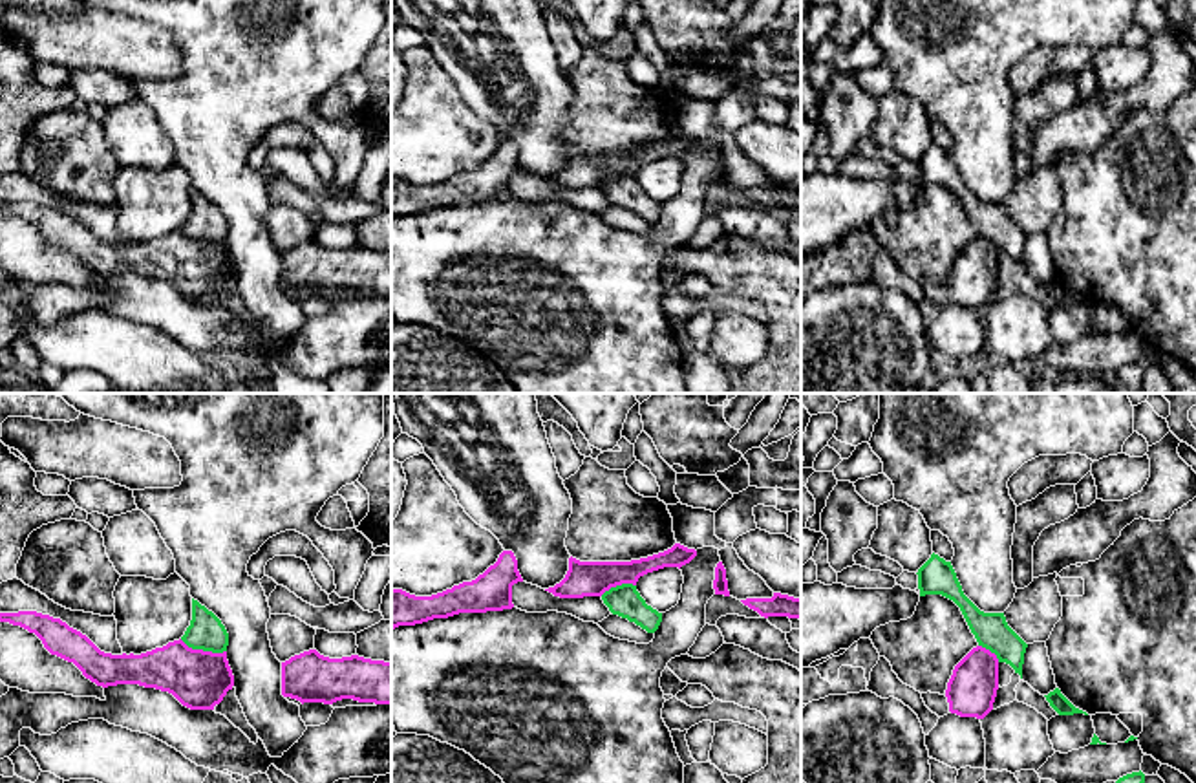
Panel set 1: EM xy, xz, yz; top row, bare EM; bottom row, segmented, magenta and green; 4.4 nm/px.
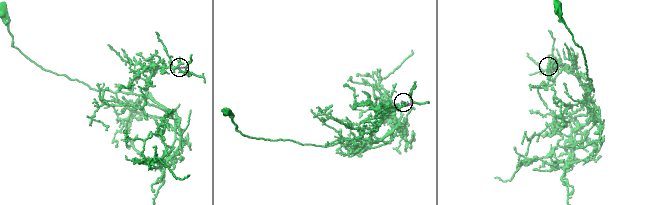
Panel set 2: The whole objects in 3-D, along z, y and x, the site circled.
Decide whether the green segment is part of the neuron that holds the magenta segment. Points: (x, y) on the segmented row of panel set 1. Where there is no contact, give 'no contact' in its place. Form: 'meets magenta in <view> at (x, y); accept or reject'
meets magenta in xy at (202, 650); reject

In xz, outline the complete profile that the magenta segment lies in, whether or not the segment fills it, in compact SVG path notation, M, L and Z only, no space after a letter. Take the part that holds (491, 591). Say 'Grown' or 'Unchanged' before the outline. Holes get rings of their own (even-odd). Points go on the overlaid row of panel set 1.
Unchanged. M503 551L494 565L472 582L463 582L432 596L391 589L391 631L459 613L512 609L512 585L523 582L512 551Z

